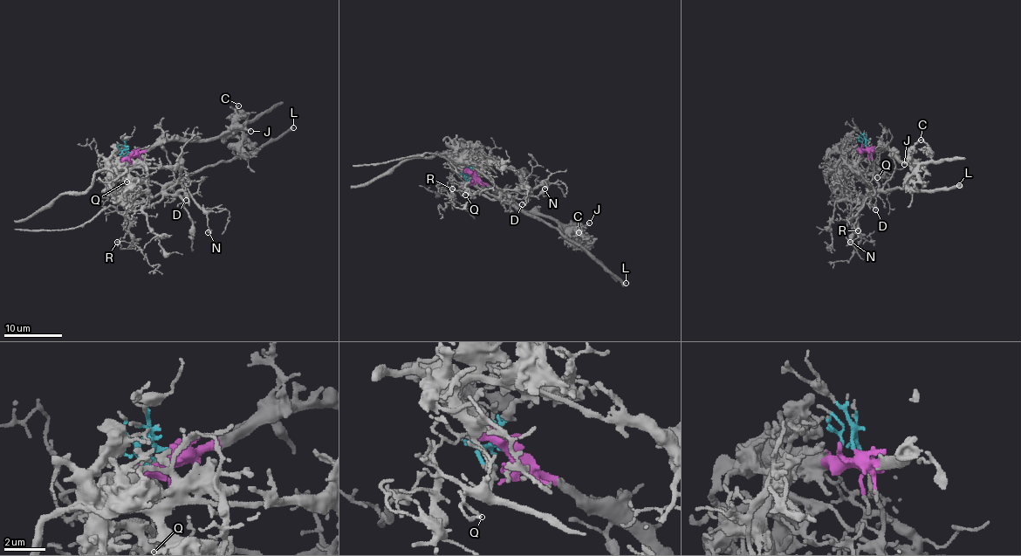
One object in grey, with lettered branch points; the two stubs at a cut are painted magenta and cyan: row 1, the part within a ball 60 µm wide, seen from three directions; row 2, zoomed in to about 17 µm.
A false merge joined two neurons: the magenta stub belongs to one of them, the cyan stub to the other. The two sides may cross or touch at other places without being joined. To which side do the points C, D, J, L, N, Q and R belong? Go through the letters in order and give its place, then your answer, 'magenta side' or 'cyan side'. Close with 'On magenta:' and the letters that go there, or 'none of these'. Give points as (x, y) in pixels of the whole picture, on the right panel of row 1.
C: at (921, 140); magenta side
D: at (875, 209); cyan side
J: at (904, 164); magenta side
L: at (959, 185); cyan side
N: at (850, 242); cyan side
Q: at (877, 177); cyan side
R: at (858, 230); cyan side
On magenta: C, J

